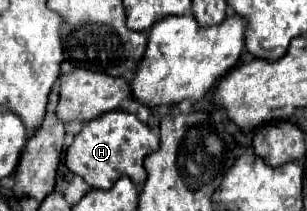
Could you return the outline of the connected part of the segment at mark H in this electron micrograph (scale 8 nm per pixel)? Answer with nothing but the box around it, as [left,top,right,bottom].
[66,112,158,188]

